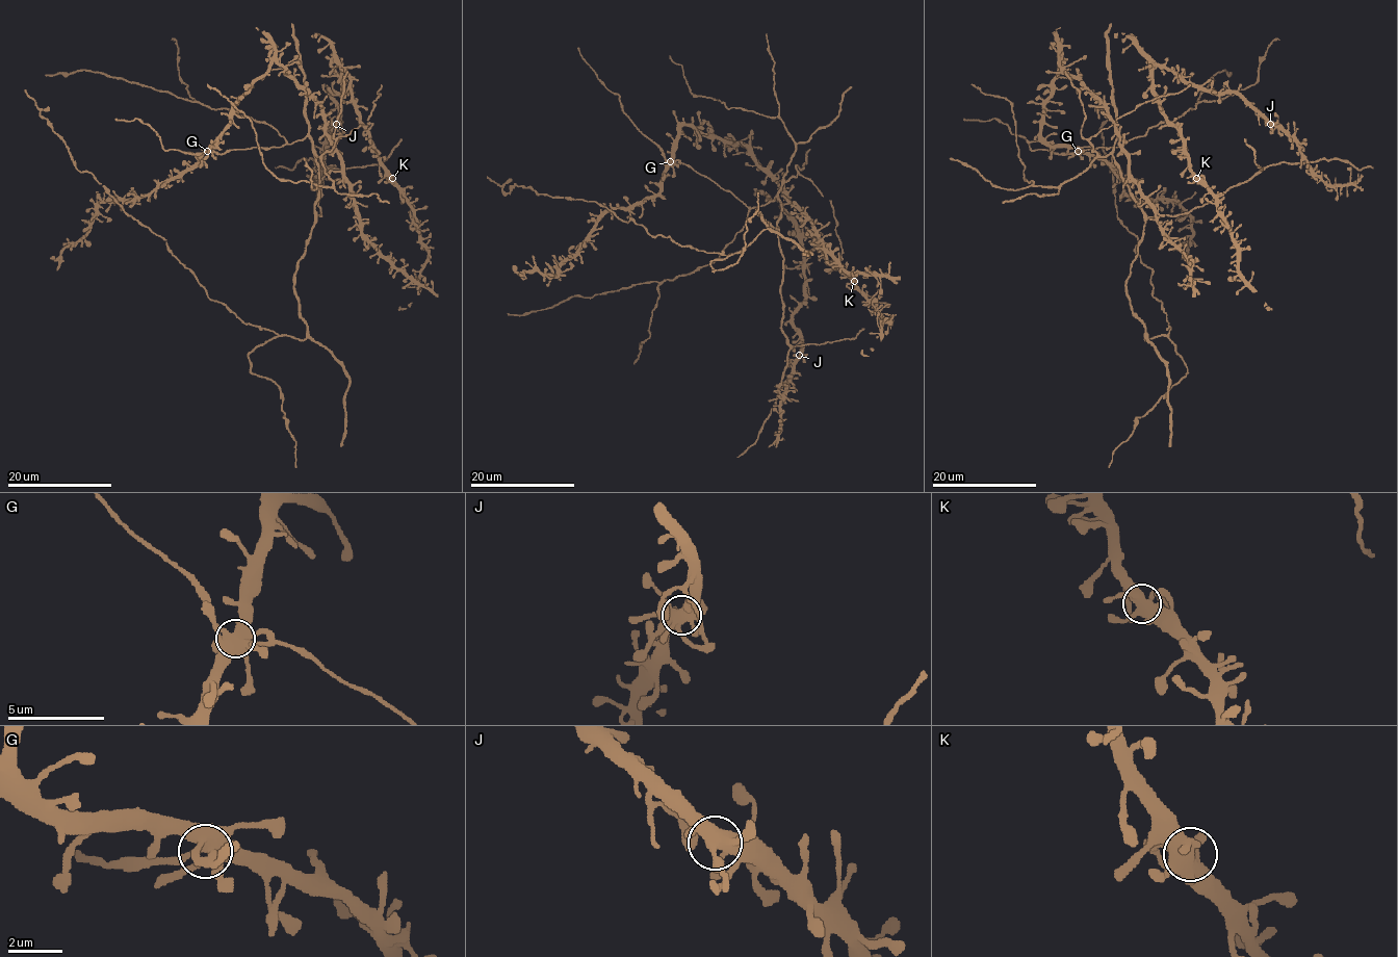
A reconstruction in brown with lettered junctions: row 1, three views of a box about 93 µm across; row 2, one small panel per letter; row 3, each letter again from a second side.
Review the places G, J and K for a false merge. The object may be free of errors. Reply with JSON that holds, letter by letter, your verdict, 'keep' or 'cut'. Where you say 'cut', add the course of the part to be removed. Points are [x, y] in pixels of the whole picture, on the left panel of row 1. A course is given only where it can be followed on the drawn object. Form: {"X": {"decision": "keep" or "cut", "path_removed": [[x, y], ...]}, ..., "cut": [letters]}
{"G": {"decision": "keep"}, "J": {"decision": "keep"}, "K": {"decision": "keep"}, "cut": []}

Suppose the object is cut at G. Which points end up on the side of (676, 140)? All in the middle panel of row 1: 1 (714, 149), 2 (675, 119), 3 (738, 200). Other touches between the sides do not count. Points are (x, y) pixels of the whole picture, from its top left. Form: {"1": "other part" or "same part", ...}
{"1": "same part", "2": "same part", "3": "other part"}

